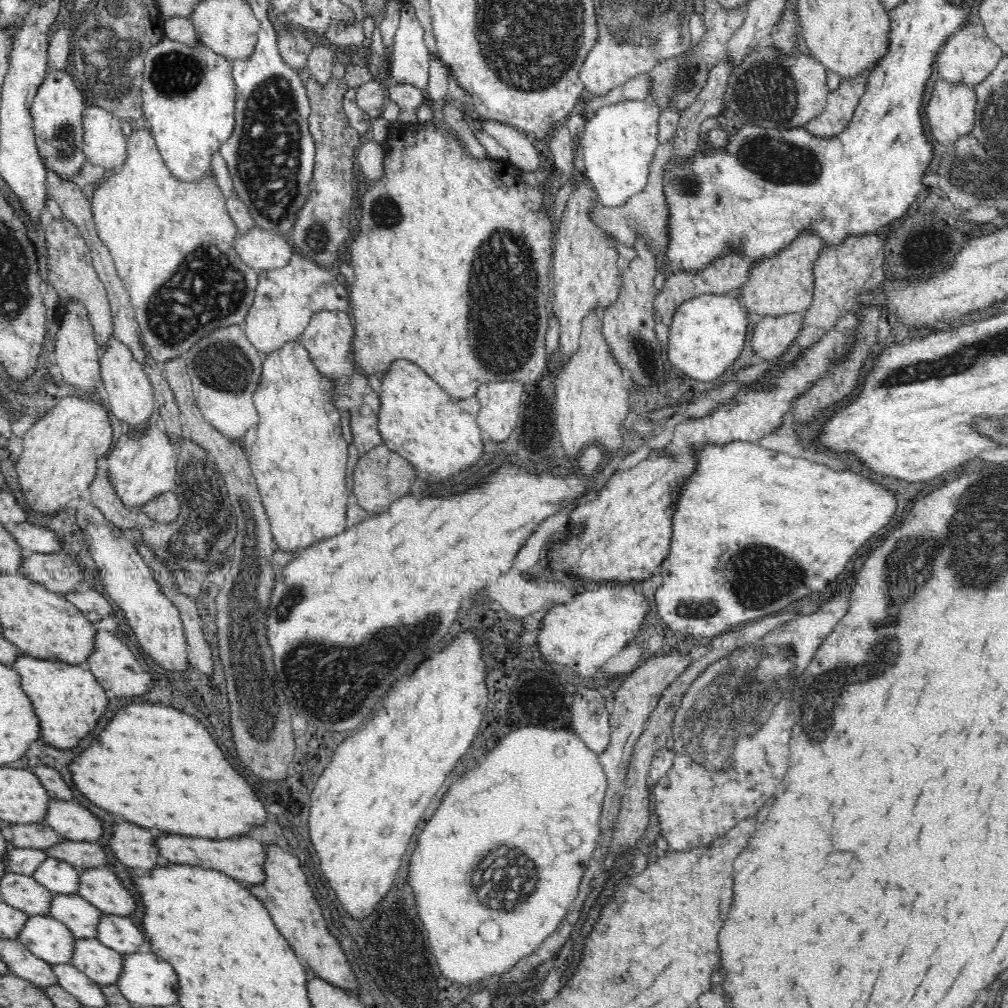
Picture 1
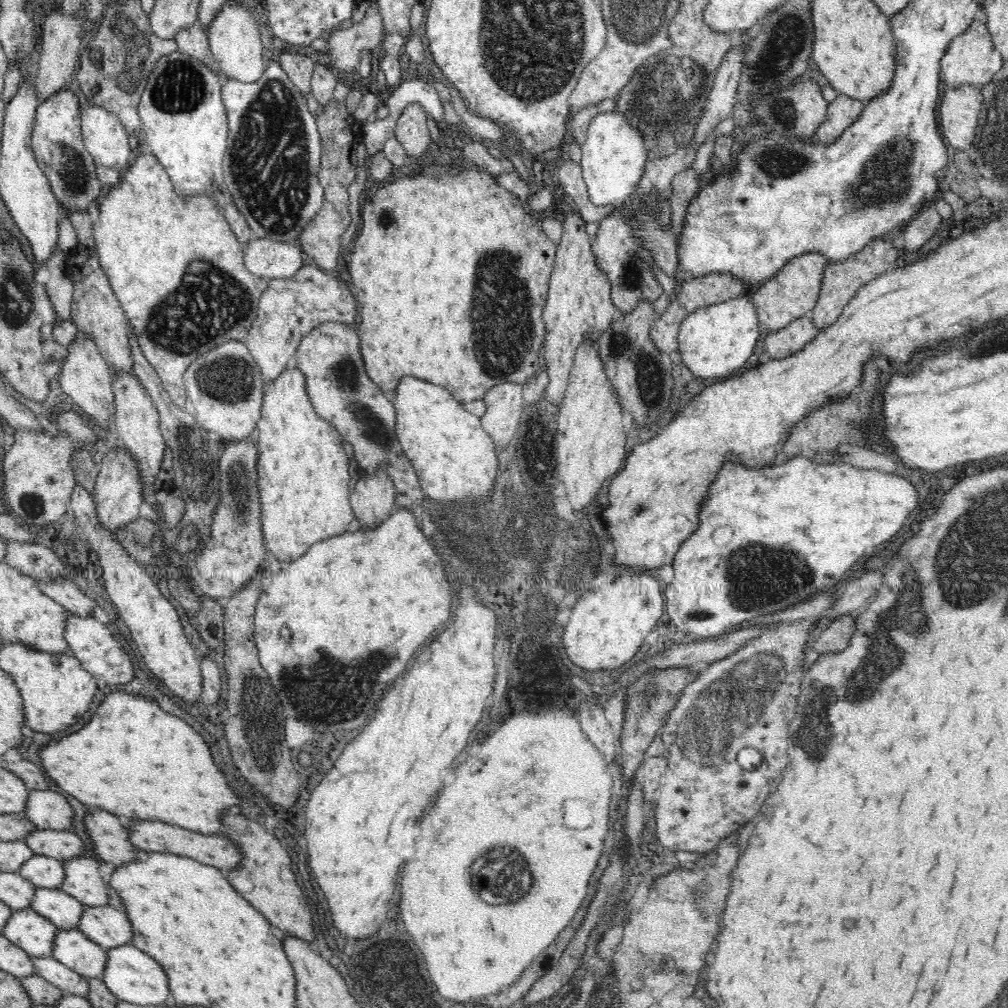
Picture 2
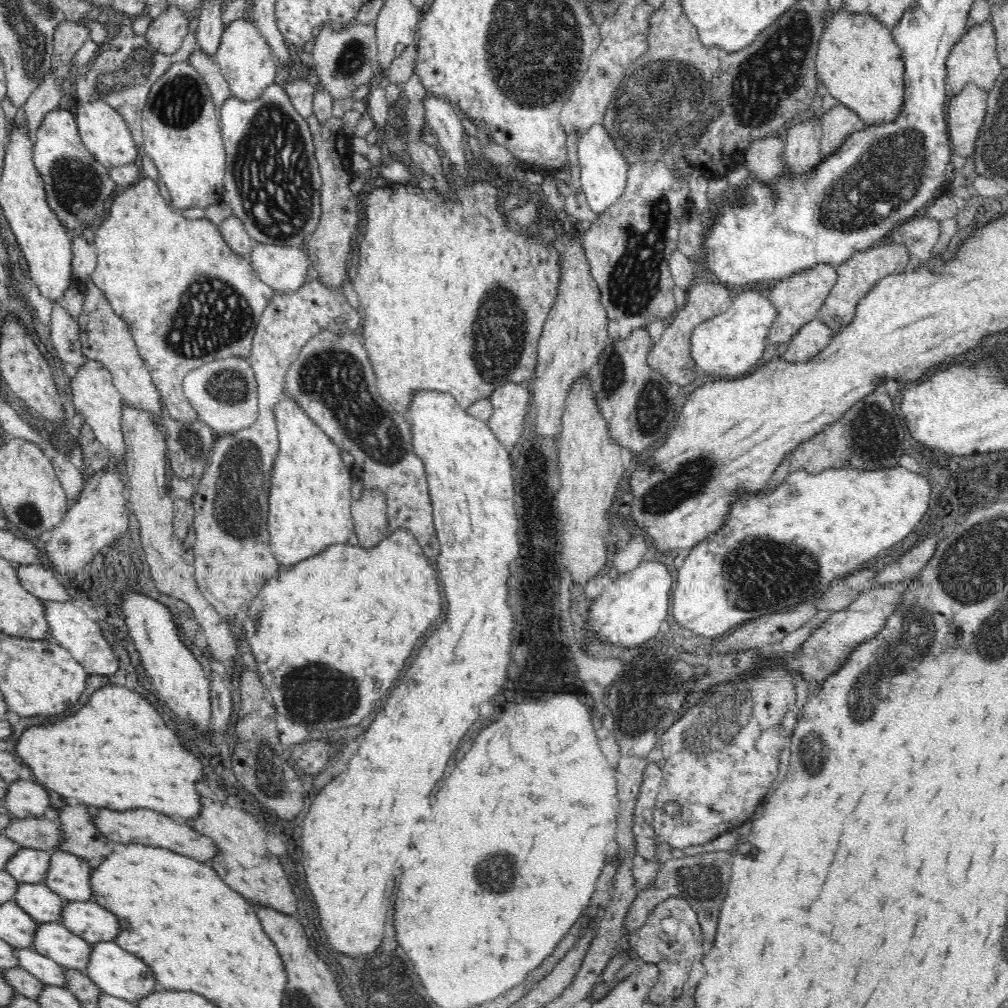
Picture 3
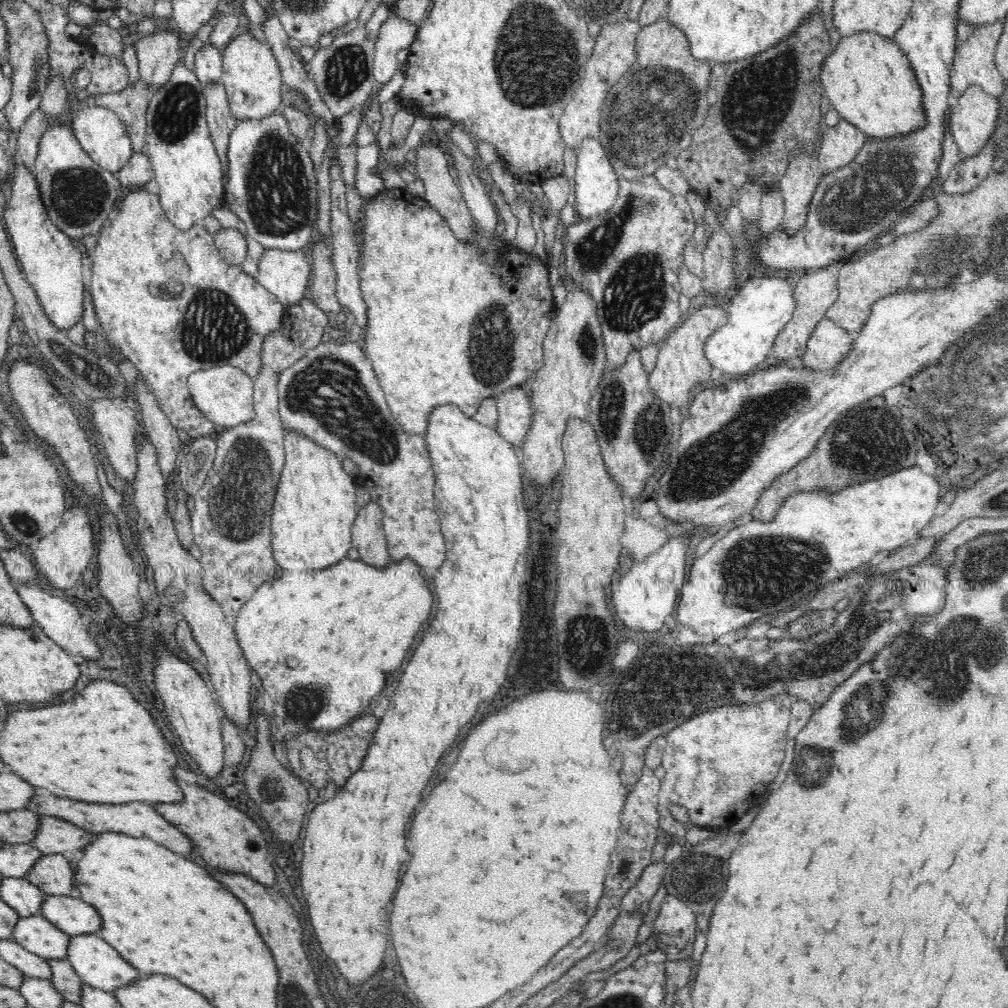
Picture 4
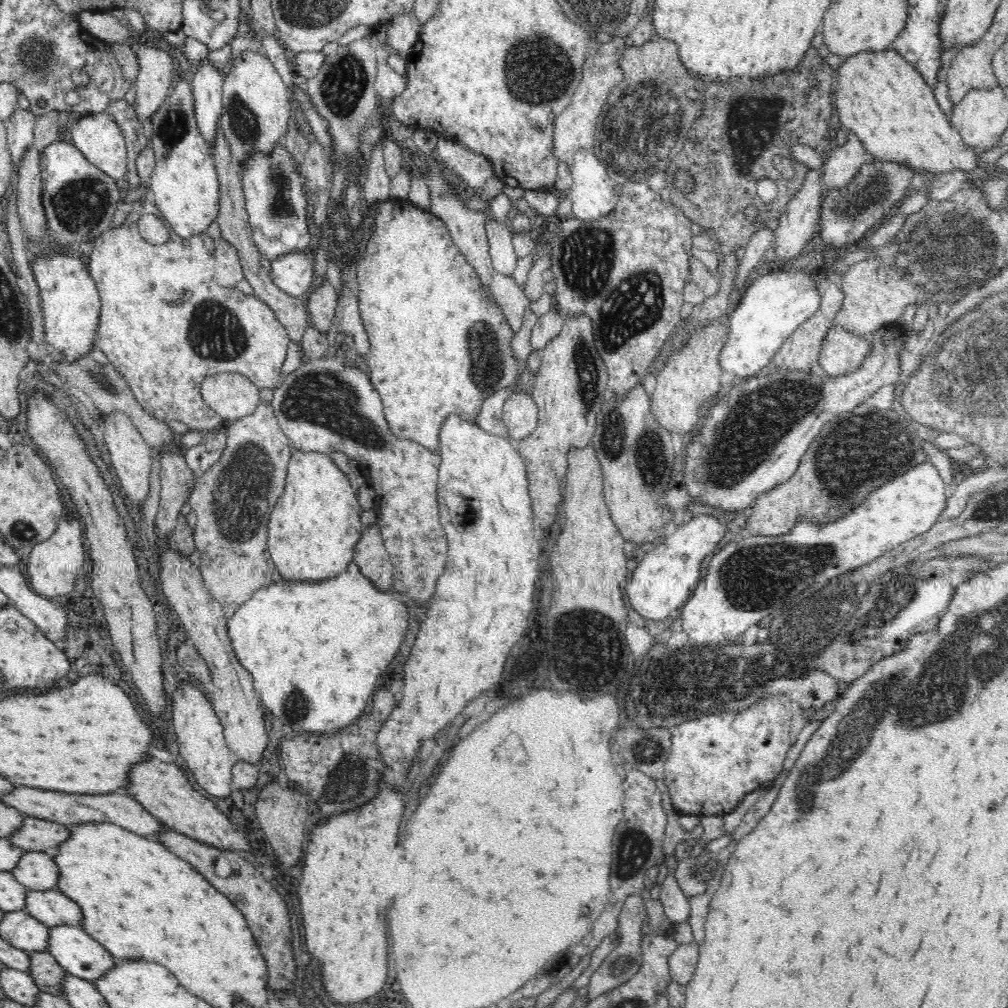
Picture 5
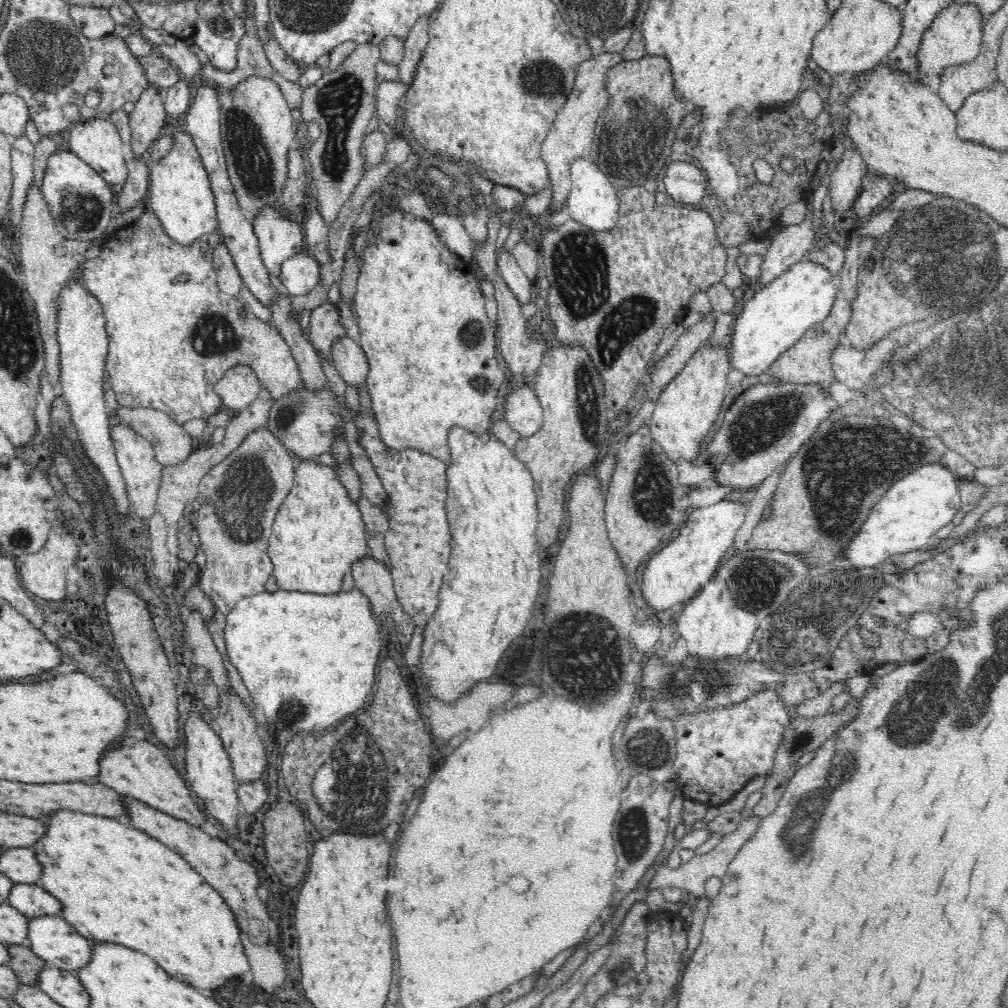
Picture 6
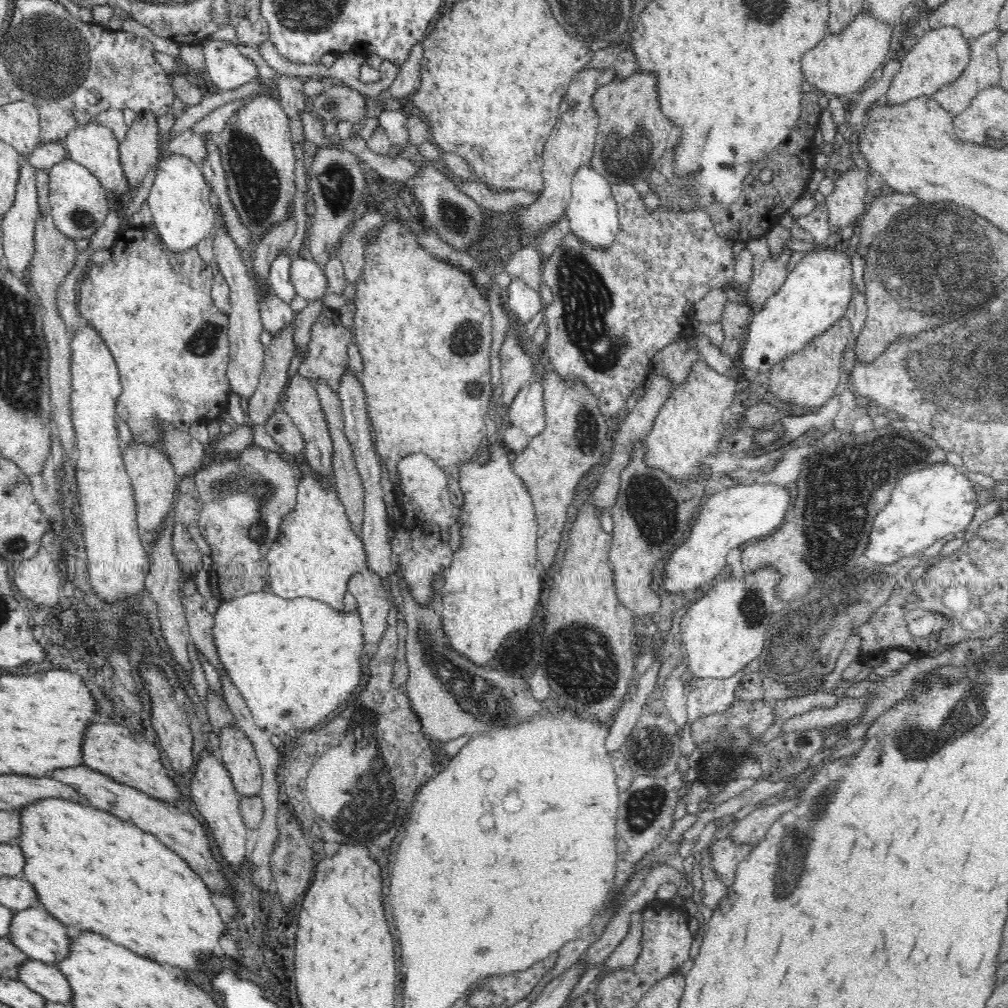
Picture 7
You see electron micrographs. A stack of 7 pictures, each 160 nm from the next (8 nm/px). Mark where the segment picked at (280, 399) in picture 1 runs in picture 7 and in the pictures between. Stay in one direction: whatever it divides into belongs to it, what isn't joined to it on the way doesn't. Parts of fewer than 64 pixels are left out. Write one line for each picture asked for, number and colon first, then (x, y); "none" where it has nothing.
2: (303, 476)
3: (310, 502)
4: (314, 509)
5: (314, 527)
6: (318, 534)
7: (316, 553)

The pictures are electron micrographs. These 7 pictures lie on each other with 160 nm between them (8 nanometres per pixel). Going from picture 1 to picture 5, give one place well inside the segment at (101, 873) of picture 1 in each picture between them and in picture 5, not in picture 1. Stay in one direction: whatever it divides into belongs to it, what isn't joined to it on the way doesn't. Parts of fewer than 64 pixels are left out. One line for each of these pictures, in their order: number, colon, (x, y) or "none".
2: (82, 881)
3: (68, 876)
4: (52, 874)
5: (35, 870)

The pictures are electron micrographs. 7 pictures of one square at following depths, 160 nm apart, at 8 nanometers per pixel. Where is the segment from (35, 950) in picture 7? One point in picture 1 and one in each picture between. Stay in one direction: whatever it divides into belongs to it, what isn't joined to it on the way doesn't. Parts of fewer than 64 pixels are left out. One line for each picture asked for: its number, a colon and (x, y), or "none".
1: (146, 980)
2: (132, 976)
3: (114, 971)
4: (96, 963)
5: (78, 954)
6: (51, 938)

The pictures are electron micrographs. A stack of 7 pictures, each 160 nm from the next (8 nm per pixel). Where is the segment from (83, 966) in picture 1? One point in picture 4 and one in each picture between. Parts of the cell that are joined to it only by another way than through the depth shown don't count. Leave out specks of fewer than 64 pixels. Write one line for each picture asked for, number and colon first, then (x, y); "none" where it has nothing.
2: (70, 947)
3: (51, 939)
4: (37, 935)

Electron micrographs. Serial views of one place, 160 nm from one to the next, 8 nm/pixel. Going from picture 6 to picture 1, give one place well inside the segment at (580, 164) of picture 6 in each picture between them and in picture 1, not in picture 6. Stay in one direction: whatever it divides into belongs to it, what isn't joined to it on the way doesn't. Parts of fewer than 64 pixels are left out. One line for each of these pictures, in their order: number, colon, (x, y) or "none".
1: (618, 145)
2: (614, 155)
3: (603, 170)
4: (596, 189)
5: (592, 193)

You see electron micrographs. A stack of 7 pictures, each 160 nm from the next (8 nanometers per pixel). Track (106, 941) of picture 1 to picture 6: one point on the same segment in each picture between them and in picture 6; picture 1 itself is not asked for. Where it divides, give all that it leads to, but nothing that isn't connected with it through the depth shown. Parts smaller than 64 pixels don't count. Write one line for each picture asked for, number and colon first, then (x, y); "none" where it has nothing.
2: (107, 925)
3: (87, 919)
4: (70, 914)
5: (50, 907)
6: (32, 900)

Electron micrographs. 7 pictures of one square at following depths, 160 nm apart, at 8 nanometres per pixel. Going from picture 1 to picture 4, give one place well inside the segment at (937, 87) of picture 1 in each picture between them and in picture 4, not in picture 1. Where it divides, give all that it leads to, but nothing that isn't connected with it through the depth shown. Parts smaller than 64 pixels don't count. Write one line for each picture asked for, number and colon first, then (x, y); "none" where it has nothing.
2: (959, 108)
3: (966, 111)
4: (973, 116)

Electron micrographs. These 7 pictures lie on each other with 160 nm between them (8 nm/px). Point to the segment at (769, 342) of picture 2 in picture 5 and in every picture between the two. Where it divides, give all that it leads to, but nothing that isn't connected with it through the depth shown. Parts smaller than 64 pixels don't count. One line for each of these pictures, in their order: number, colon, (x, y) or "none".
3: (812, 338)
4: (829, 343)
5: (843, 352)

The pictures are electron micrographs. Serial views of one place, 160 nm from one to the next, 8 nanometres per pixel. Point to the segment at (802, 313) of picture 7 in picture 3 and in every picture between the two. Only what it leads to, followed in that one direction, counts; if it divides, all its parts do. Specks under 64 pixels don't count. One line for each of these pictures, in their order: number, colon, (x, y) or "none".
3: (729, 344)
4: (765, 306)
5: (771, 308)
6: (776, 317)

